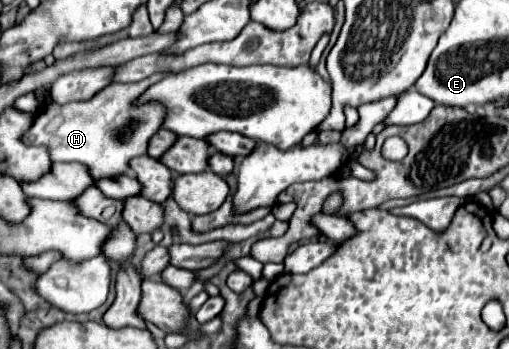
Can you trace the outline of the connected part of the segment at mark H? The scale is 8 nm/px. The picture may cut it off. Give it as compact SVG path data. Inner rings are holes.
M157 74L155 78L133 84L115 82L85 102L51 104L47 106L49 112L39 114L33 126L23 134L23 144L45 146L53 162L79 162L87 166L93 178L125 174L127 162L135 156L143 156L149 138L163 126L163 110L159 110L159 106L133 106L133 100L151 86L151 82L163 76L167 74Z

